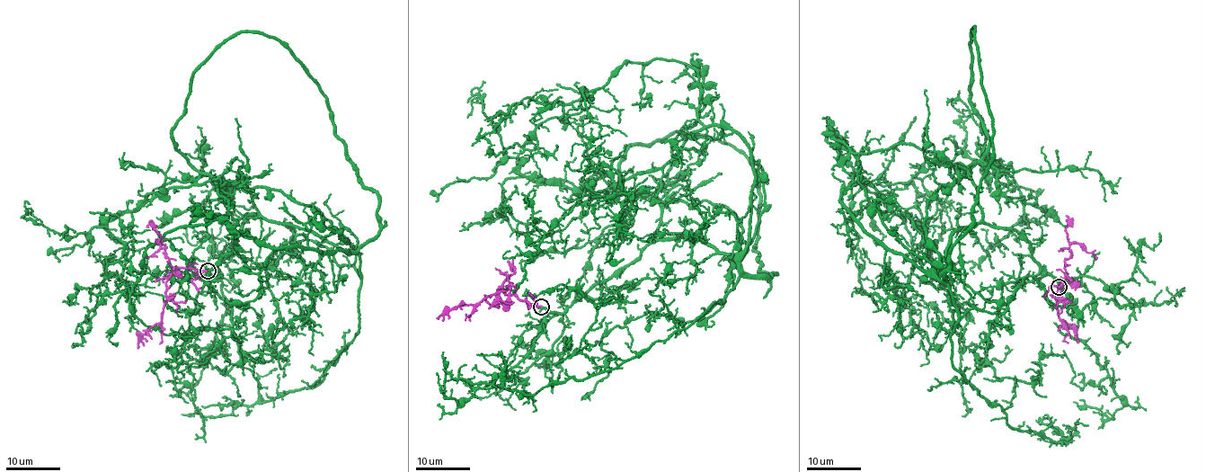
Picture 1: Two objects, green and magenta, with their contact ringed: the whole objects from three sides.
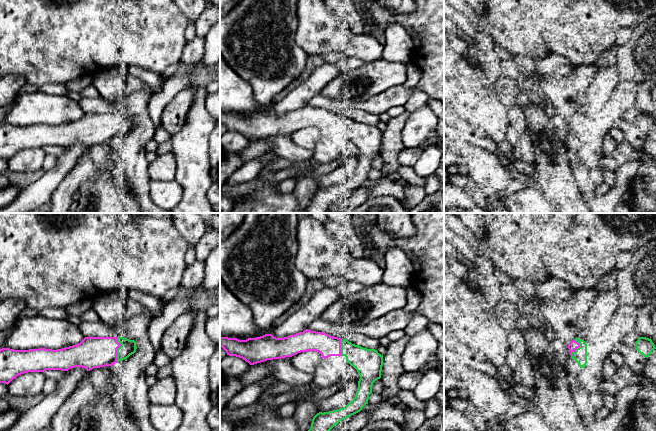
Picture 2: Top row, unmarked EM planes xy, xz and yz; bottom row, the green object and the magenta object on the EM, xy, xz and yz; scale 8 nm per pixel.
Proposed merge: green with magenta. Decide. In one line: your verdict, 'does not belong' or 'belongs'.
belongs

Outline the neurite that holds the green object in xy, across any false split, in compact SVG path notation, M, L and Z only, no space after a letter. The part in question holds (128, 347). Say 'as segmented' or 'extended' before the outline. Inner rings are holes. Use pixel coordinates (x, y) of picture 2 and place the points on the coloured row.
extended | M85 337L80 343L62 349L0 349L0 383L9 384L27 372L68 371L82 367L87 371L112 366L136 352L136 342L123 337Z

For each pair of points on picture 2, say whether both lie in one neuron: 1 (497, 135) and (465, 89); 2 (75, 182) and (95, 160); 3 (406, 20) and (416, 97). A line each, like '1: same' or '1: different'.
1: same
2: same
3: different

